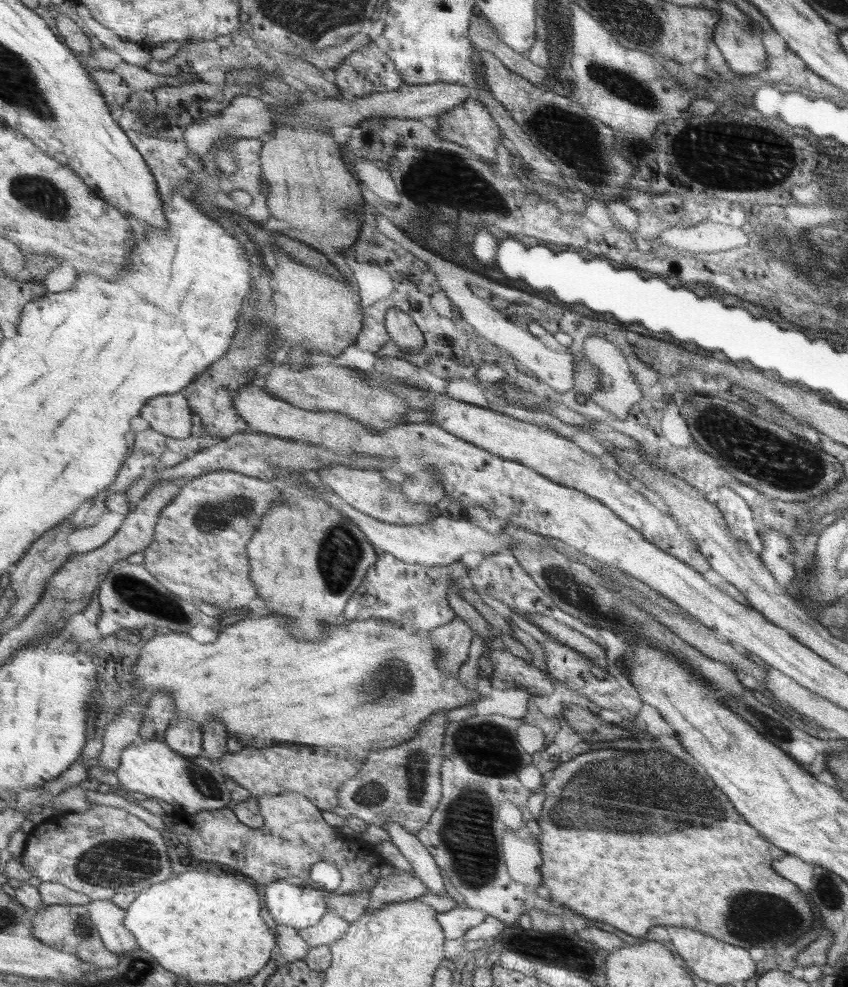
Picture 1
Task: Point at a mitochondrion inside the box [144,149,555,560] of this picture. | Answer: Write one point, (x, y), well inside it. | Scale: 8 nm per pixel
(214, 517)

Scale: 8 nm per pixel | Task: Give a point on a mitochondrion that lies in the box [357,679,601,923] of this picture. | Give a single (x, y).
(466, 833)

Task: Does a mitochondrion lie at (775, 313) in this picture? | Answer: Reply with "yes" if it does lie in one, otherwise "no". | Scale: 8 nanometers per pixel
no

